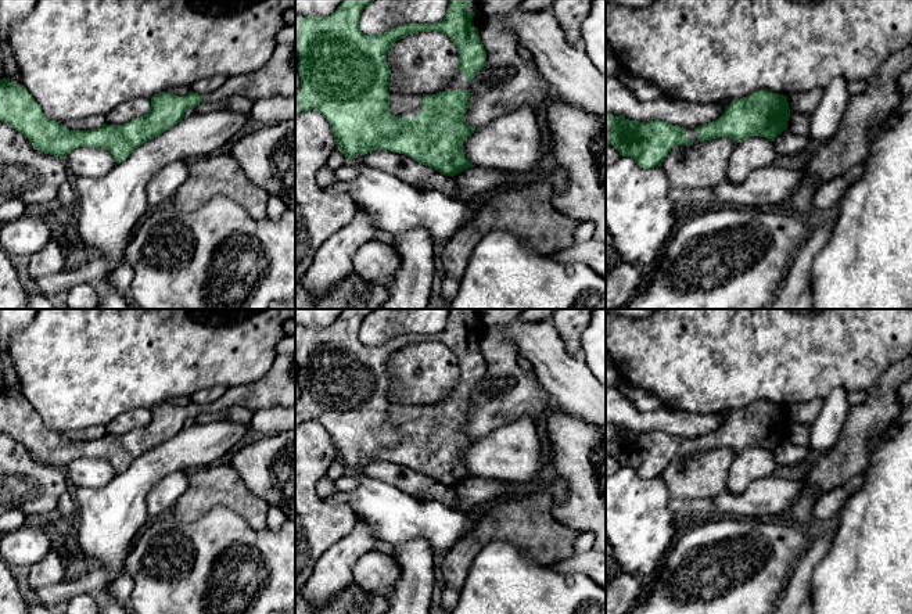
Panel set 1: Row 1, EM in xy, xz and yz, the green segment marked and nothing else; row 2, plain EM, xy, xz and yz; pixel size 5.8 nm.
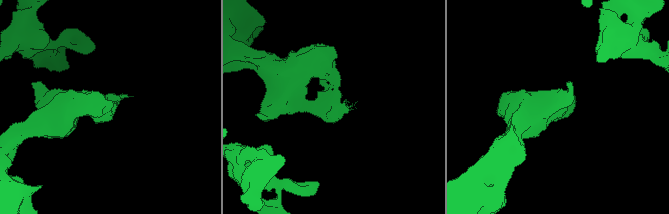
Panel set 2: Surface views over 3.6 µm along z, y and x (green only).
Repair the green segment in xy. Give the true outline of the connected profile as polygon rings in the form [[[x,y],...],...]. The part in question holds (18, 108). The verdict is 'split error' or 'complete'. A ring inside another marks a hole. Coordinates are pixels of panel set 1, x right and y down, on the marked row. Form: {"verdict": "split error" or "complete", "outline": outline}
{"verdict": "split error", "outline": [[[294,43],[277,46],[269,62],[251,73],[229,76],[213,93],[201,96],[190,91],[176,96],[162,91],[151,98],[147,115],[125,125],[101,123],[94,130],[69,130],[50,121],[24,85],[0,79],[0,121],[24,134],[36,150],[65,158],[79,147],[108,150],[115,162],[125,161],[137,147],[177,125],[187,108],[201,101],[216,101],[234,94],[251,101],[276,96],[295,96]]]}

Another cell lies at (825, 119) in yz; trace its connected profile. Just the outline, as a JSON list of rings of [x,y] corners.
[[[834,78],[823,87],[818,107],[809,115],[809,141],[812,146],[825,143],[839,129],[851,94],[843,78]]]

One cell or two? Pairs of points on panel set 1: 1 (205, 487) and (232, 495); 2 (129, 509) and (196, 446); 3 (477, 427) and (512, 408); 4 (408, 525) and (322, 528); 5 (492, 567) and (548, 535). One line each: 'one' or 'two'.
1: one
2: one
3: one
4: two
5: two

